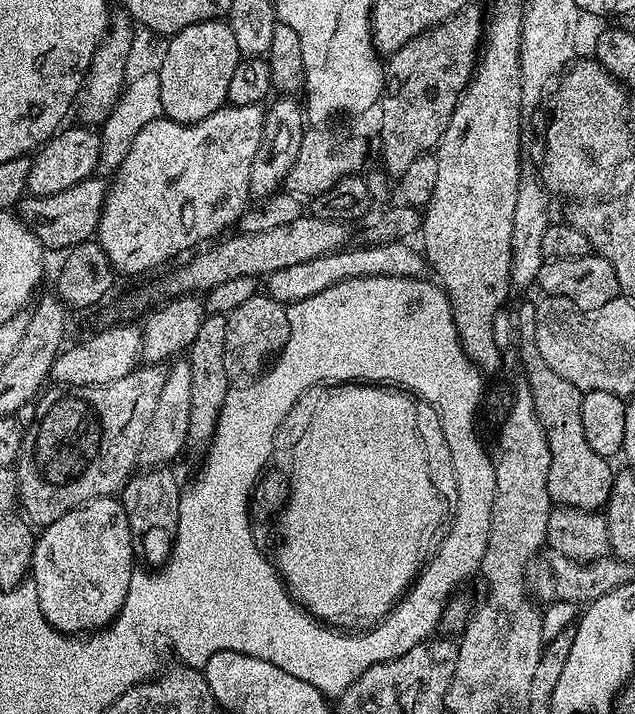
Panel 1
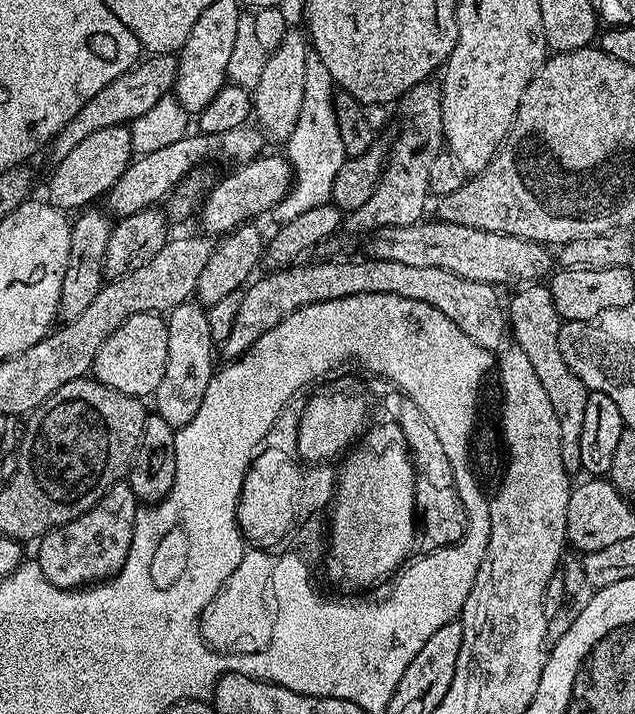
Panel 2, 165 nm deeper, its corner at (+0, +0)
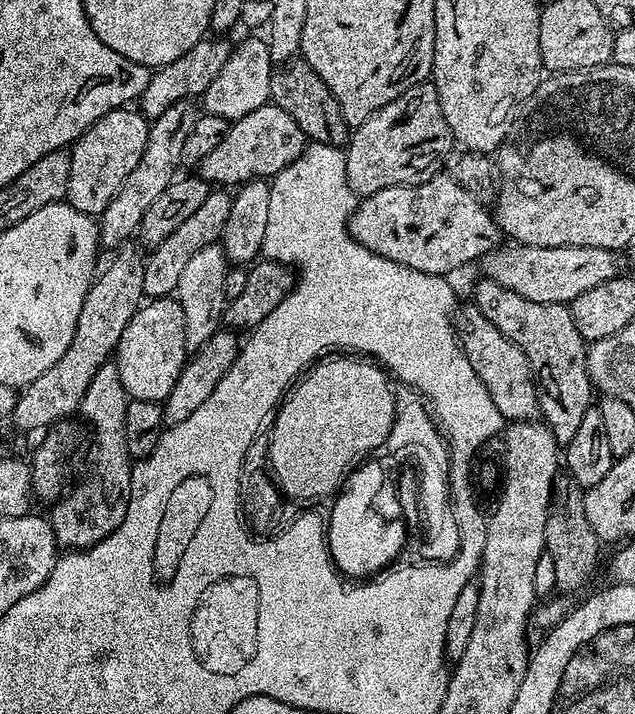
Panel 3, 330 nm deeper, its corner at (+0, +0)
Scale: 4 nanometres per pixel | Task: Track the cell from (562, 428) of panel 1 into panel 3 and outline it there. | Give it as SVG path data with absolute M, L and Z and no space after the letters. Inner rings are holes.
M487 278L481 279L476 288L474 303L506 338L513 340L526 354L538 389L538 412L543 423L554 434L556 443L566 446L574 438L586 410L593 407L594 385L588 376L588 350L578 326L574 326L572 310L566 304L530 302L522 294L514 294L506 286ZM544 415L544 416L543 416Z

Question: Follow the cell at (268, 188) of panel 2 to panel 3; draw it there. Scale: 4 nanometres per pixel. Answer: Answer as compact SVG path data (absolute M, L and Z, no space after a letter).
M209 191L206 202L202 202L202 206L198 206L198 210L194 210L194 214L190 214L190 218L186 218L186 222L178 225L174 234L162 238L162 242L149 251L152 253L147 253L144 262L145 297L172 296L178 286L178 277L182 275L182 269L189 264L190 258L194 258L194 254L198 254L198 250L202 250L202 246L215 244L223 237L226 214L230 214L230 206L232 205L232 196L224 192L227 191Z

